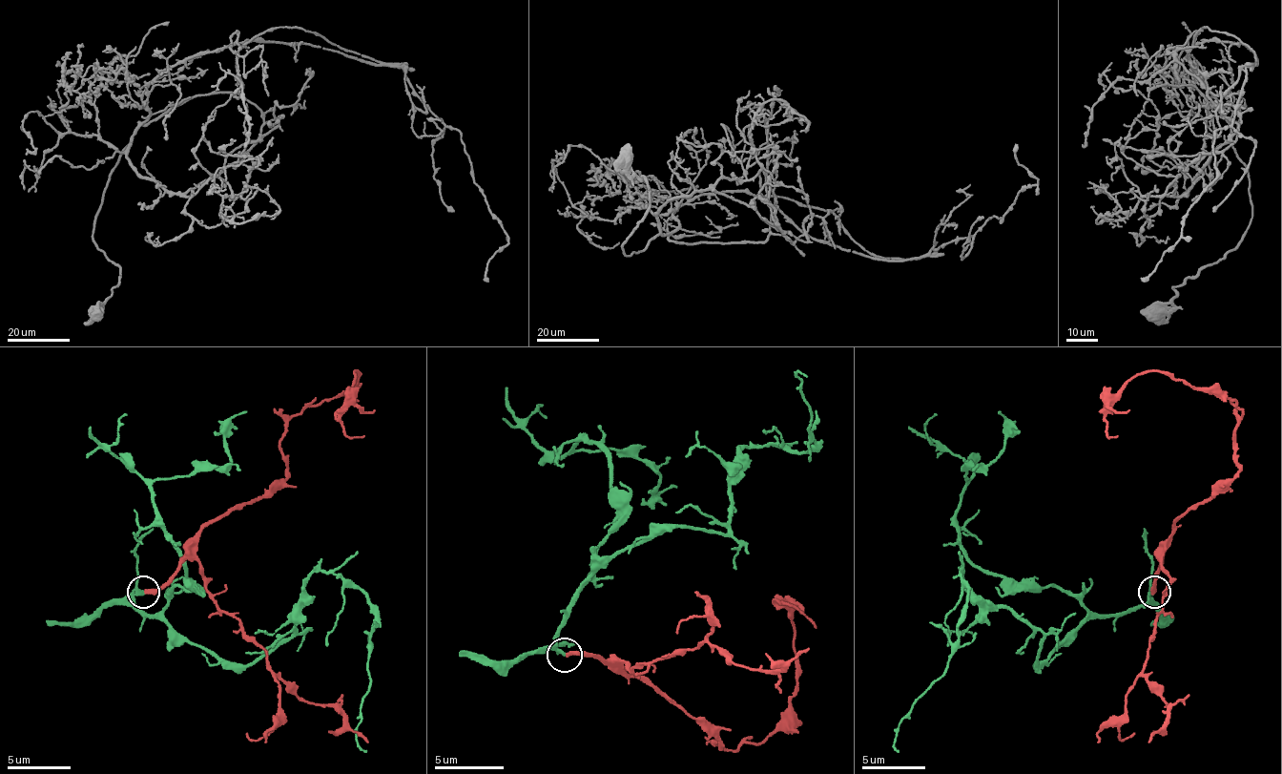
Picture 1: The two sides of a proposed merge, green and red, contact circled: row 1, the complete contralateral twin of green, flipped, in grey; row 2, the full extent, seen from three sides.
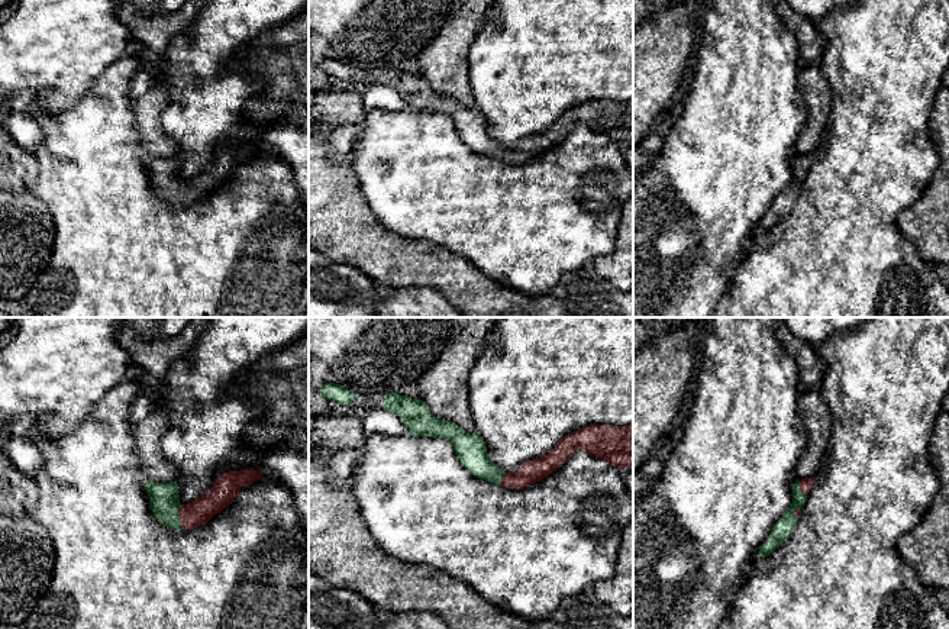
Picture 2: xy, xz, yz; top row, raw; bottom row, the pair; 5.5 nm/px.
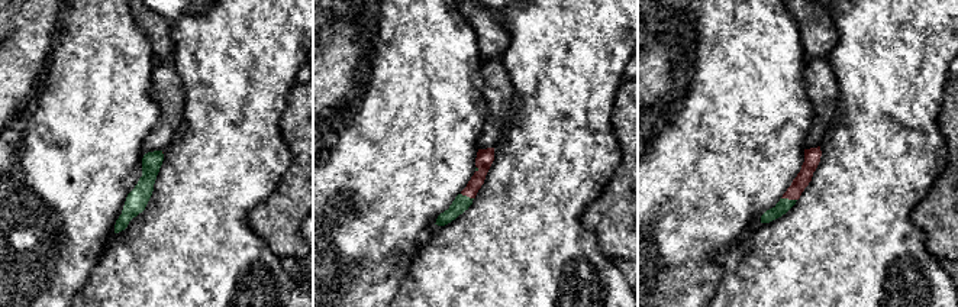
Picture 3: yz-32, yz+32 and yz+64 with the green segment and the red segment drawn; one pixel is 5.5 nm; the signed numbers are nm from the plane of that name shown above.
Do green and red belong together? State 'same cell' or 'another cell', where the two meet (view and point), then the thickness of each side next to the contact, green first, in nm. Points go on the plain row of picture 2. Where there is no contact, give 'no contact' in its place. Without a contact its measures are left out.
same cell; contact xy (178, 192); calibres 180 and 140 nm

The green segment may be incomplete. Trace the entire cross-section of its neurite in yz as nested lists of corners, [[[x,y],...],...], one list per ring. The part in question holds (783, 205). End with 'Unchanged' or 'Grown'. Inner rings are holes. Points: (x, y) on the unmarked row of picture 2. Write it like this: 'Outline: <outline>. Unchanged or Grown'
Outline: [[[814,154],[795,155],[793,159],[793,178],[782,193],[774,200],[768,216],[759,222],[758,232],[771,230],[781,219],[784,219],[793,209],[801,184],[806,178],[807,170],[813,162]]]. Grown

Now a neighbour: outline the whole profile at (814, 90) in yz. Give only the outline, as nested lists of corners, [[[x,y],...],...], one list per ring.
[[[820,64],[800,70],[800,96],[807,107],[807,120],[794,145],[794,154],[814,154],[829,122],[832,90]]]

